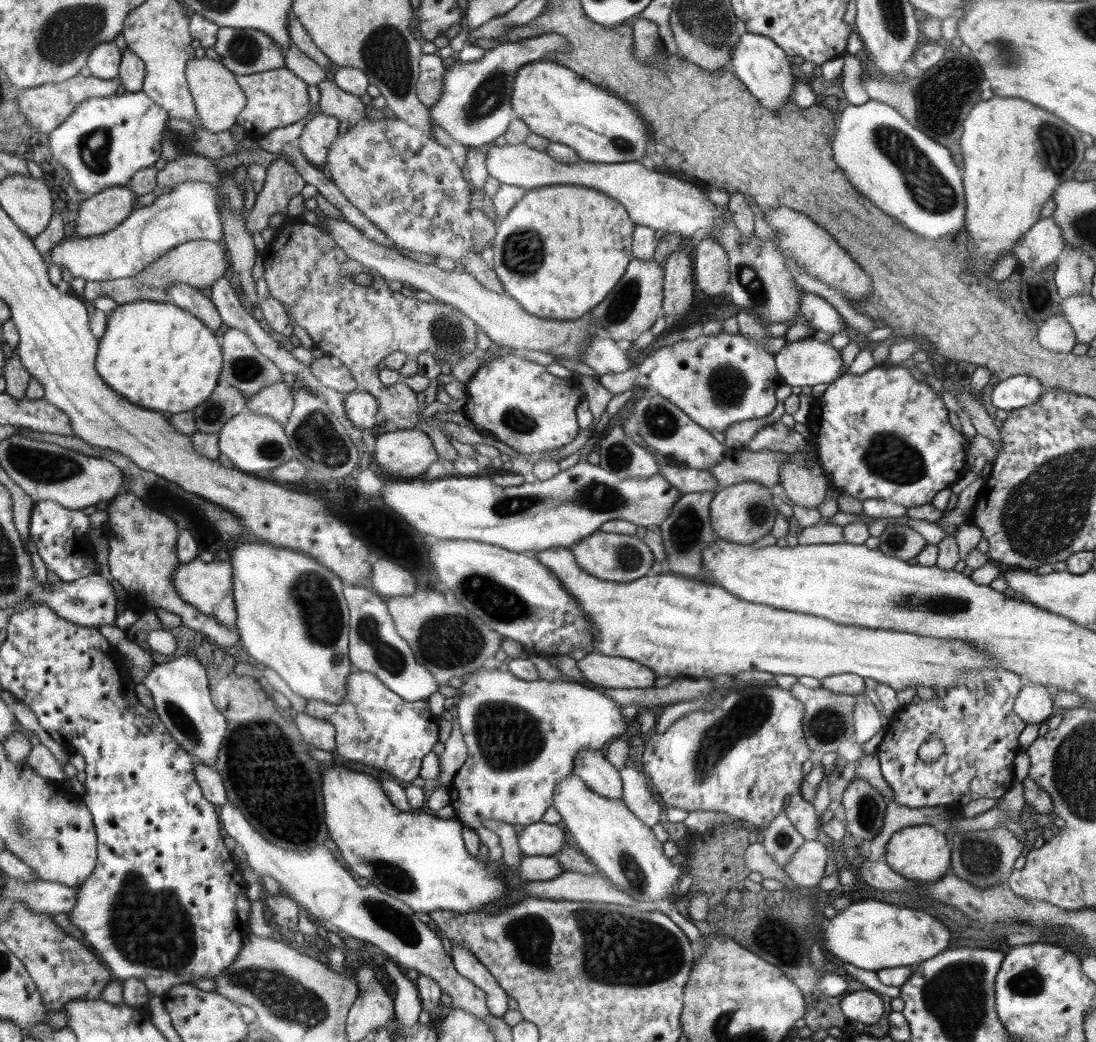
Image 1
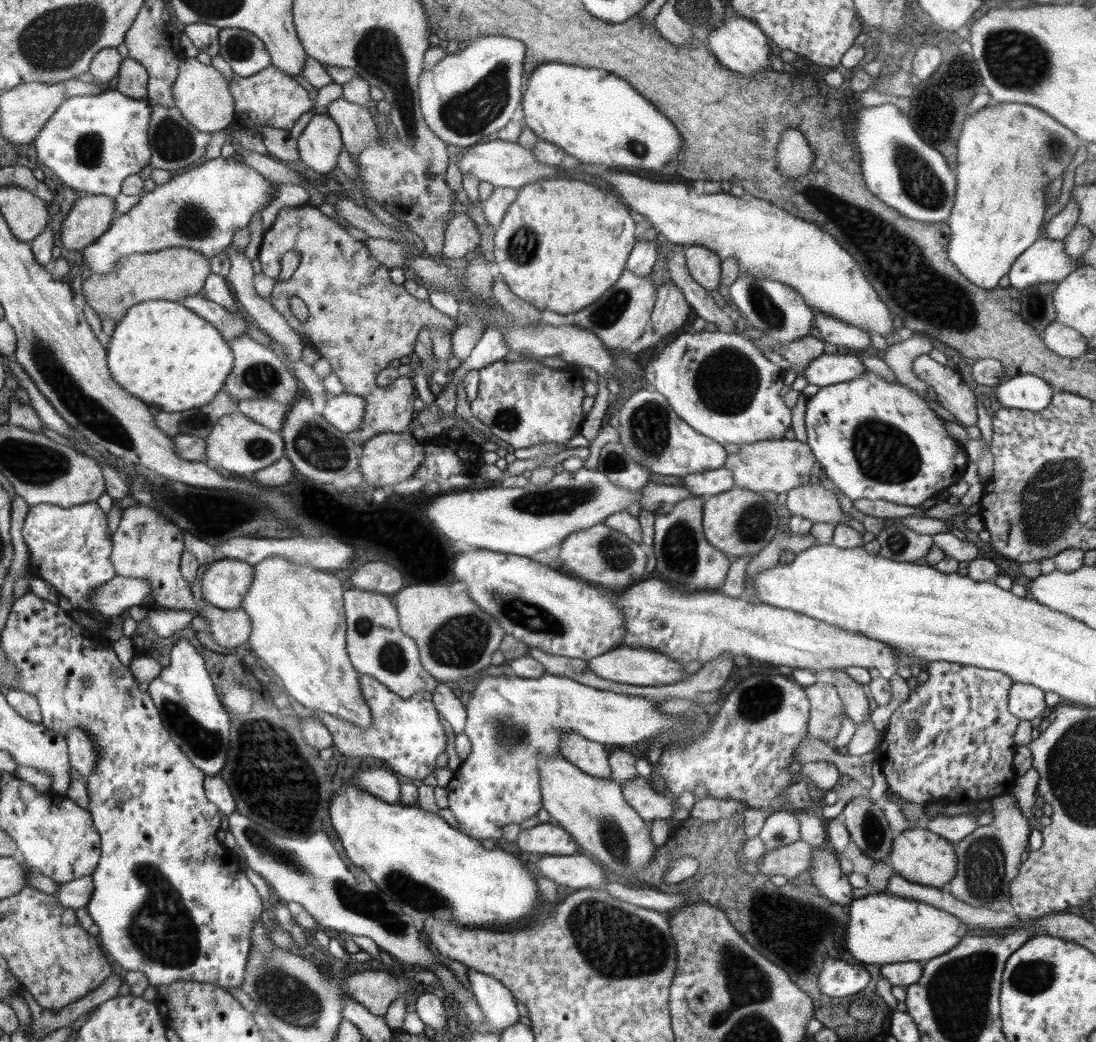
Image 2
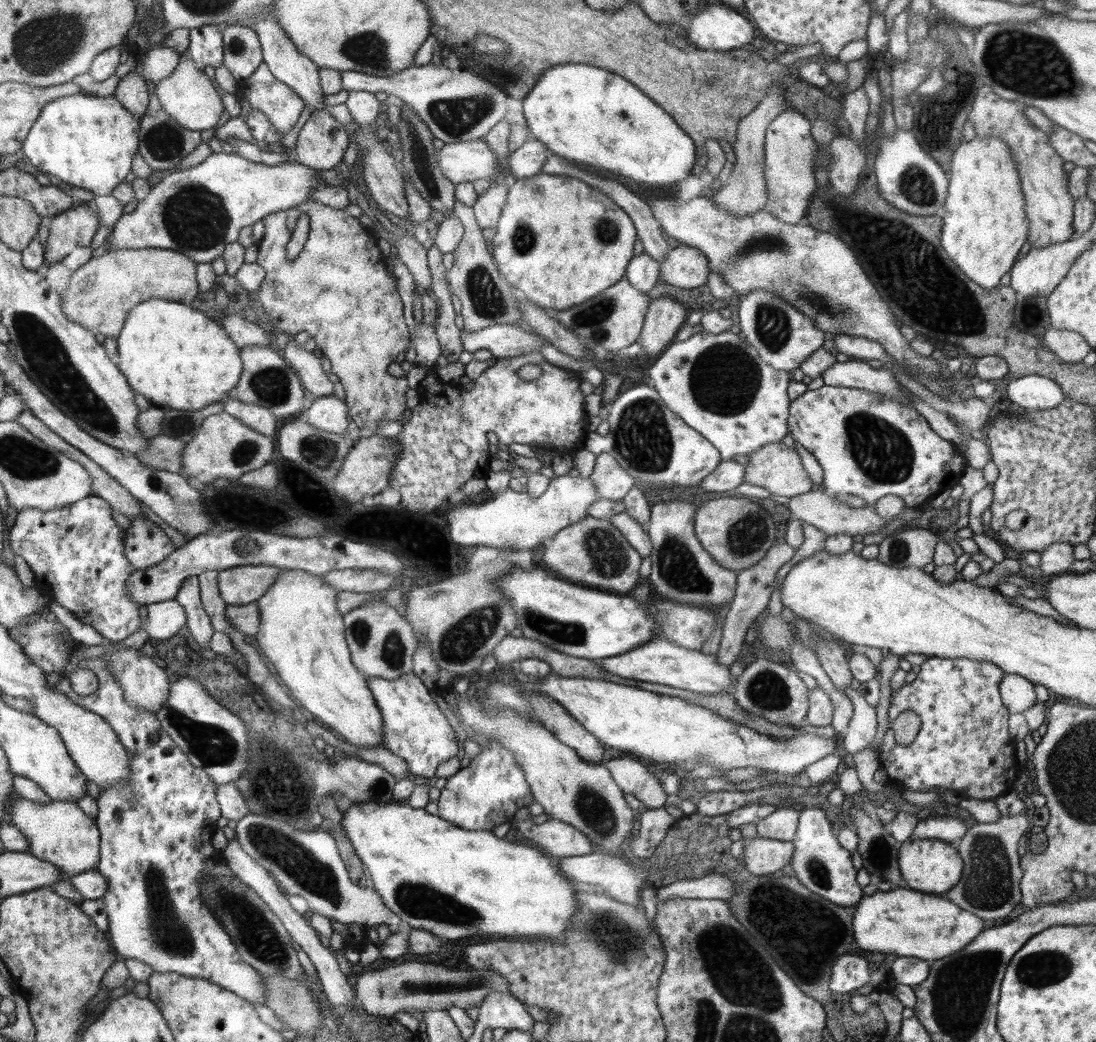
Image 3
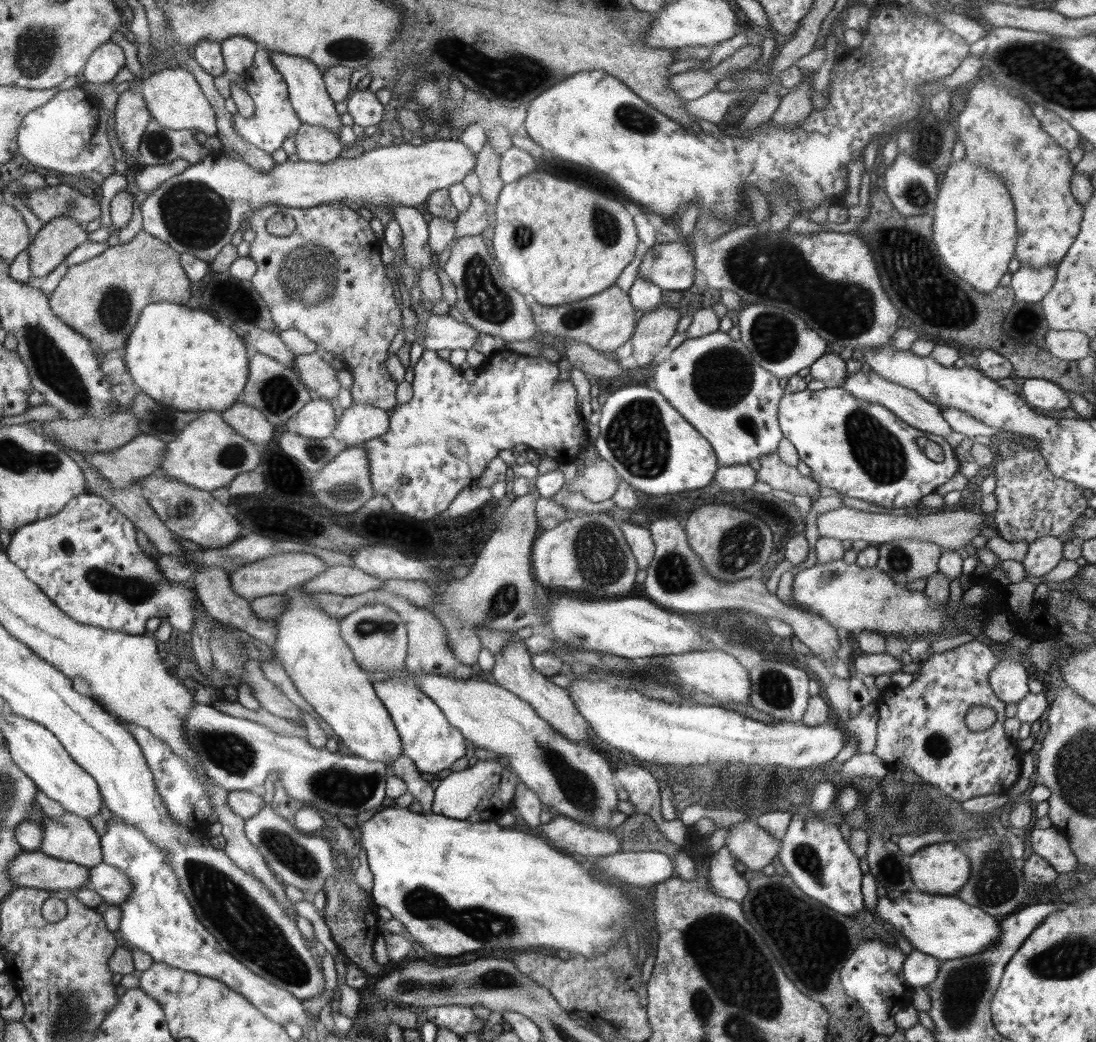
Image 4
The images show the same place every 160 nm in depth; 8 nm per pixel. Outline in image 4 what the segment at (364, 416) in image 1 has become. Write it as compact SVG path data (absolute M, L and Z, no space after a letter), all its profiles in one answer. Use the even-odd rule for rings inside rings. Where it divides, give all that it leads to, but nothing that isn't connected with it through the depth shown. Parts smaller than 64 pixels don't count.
M312 398L289 421L293 432L306 438L333 436L336 428L336 414L329 400Z

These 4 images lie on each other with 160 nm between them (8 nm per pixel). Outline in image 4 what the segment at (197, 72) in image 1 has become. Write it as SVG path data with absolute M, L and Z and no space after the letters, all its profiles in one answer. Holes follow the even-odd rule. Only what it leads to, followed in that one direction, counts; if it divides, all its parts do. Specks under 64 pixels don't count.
M178 66L164 69L148 78L142 78L140 86L139 91L144 95L151 118L154 118L160 126L170 130L198 130L207 137L217 135L215 110L191 72Z

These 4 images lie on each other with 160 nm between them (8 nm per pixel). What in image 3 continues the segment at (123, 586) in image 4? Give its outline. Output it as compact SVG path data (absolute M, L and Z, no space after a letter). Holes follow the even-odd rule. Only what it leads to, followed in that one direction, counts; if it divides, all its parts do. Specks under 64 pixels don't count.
M94 494L88 495L86 498L80 499L78 502L71 504L70 506L62 507L54 510L38 510L38 509L24 509L18 512L16 516L15 523L9 533L9 539L11 543L11 550L15 555L24 558L26 564L30 567L30 570L34 573L35 578L35 588L37 588L42 594L45 594L50 600L56 601L60 606L66 610L69 610L77 620L80 620L83 624L88 624L92 626L98 634L107 638L107 642L114 641L118 642L124 640L127 636L130 636L133 632L136 632L141 628L141 618L138 615L138 609L140 606L146 604L140 604L139 602L134 602L127 595L127 578L131 577L131 574L135 571L131 562L124 556L124 543L125 543L125 530L122 529L112 518L111 506L108 504L107 500L100 498Z

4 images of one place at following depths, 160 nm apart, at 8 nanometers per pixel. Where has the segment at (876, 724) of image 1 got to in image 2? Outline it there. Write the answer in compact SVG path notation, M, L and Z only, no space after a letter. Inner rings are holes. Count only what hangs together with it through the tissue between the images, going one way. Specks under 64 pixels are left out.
M845 668L834 669L834 686L842 699L847 714L857 725L871 717L870 705L863 684L847 675Z

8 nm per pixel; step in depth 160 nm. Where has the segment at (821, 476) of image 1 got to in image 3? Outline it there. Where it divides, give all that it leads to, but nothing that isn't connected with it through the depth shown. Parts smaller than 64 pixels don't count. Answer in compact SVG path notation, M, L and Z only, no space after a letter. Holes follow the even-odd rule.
M814 487L812 491L798 494L798 496L790 497L787 503L788 510L795 516L796 519L803 520L808 524L816 526L827 536L835 534L847 534L848 536L856 536L857 534L874 534L878 533L880 529L887 524L887 519L878 515L872 506L865 506L864 508L852 508L845 502L838 500L836 496L830 496L825 492Z

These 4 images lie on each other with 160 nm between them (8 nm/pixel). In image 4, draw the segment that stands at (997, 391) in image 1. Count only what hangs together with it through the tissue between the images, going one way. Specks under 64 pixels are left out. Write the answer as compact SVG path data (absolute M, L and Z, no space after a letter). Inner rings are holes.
M1040 377L1025 381L1022 384L1022 398L1030 407L1050 412L1066 409L1070 406L1071 402L1066 395L1066 391L1054 382Z

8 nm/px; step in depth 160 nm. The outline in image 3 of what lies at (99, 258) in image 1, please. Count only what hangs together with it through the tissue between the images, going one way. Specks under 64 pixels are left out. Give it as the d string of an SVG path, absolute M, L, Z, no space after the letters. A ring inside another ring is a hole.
M212 153L204 162L189 169L168 174L150 189L135 211L123 213L113 224L112 232L105 241L112 249L118 248L160 248L174 249L185 254L195 263L211 263L221 256L225 245L238 240L240 229L263 220L271 212L286 210L307 201L311 192L324 181L316 176L318 170L298 162L282 162L276 166L263 165L242 158L236 153Z

